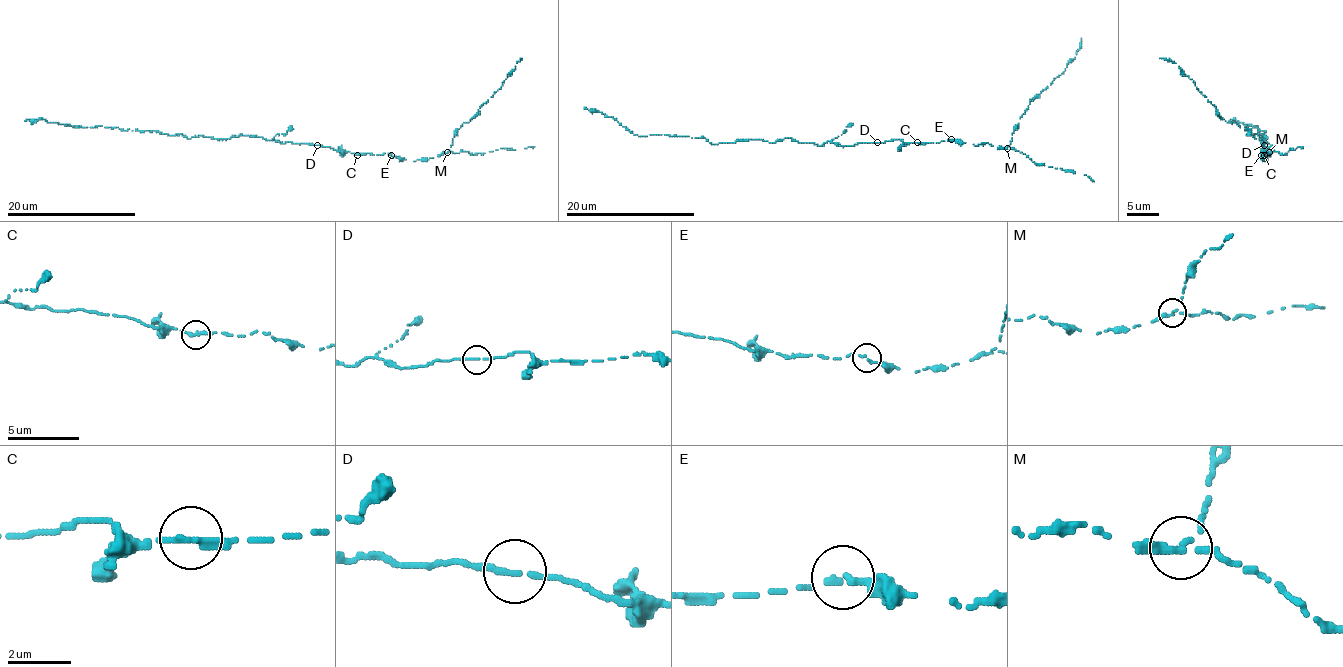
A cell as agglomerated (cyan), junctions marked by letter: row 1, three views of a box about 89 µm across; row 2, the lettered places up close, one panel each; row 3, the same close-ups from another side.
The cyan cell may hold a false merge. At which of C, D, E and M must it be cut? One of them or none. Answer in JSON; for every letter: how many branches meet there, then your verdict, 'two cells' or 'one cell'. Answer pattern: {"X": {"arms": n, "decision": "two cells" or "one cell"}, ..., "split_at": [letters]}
{"C": {"arms": 2, "decision": "one cell"}, "D": {"arms": 2, "decision": "one cell"}, "E": {"arms": 2, "decision": "one cell"}, "M": {"arms": 2, "decision": "two cells"}, "split_at": ["M"]}

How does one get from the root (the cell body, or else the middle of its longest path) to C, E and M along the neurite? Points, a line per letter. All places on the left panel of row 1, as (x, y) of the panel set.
C: (317, 145), (357, 155)
E: (317, 145), (351, 153), (391, 155)
M: (317, 145), (351, 153), (390, 153), (414, 161), (448, 151)

